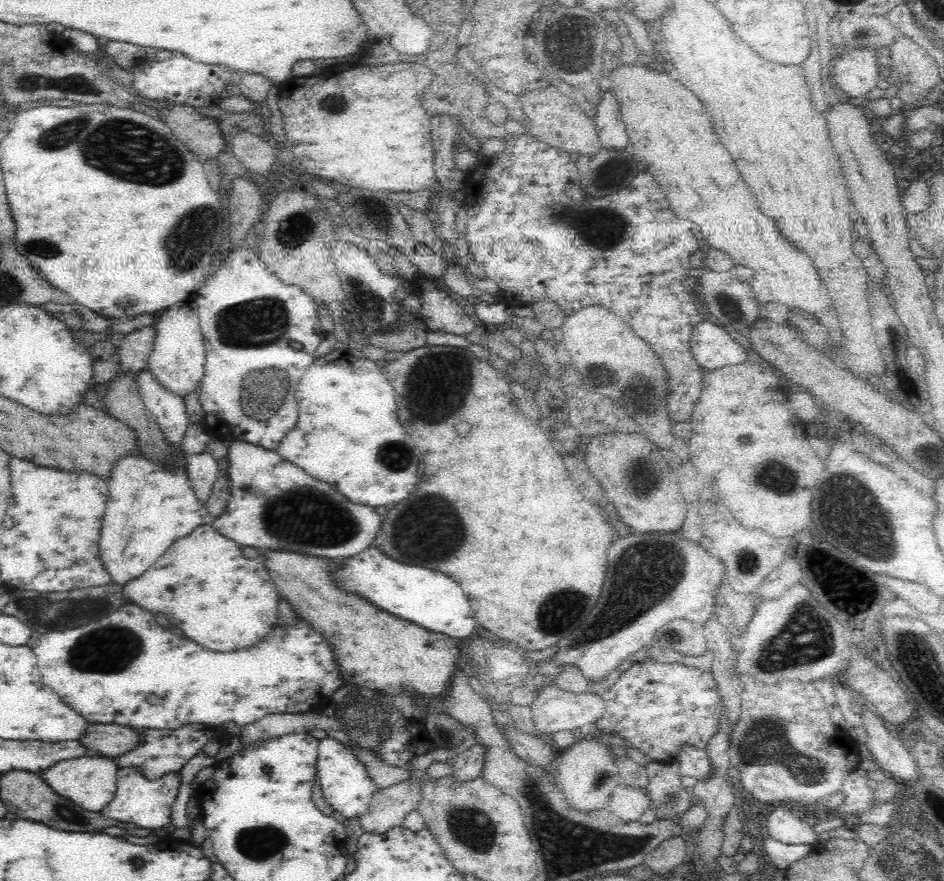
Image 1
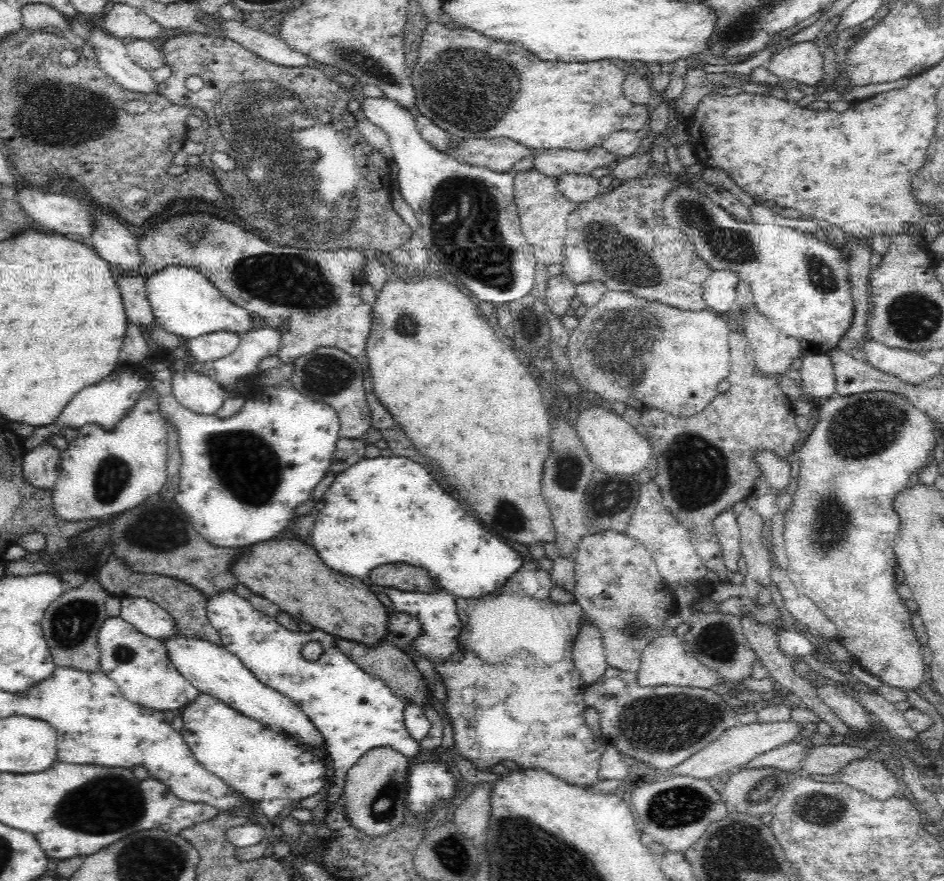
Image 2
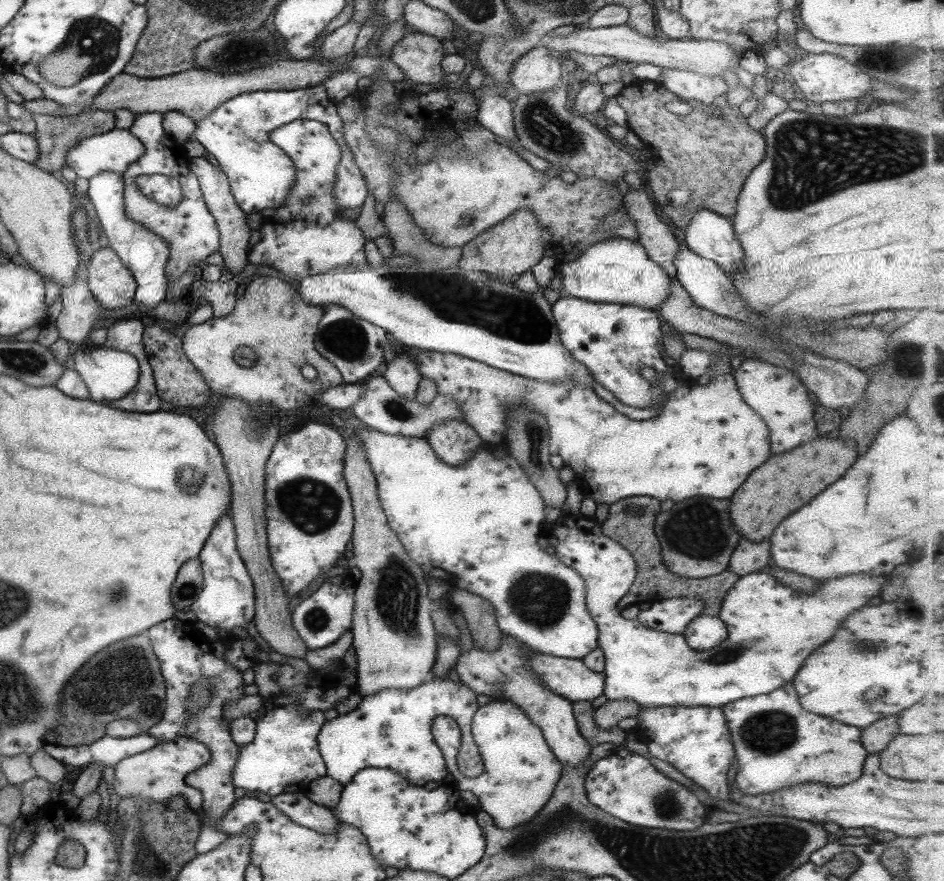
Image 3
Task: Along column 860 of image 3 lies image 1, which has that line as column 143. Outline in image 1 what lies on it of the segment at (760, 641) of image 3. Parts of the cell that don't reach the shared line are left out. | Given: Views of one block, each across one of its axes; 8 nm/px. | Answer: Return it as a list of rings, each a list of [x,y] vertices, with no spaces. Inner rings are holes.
[[[211,524],[200,525],[194,534],[174,542],[146,574],[127,582],[124,596],[152,614],[162,612],[185,636],[214,652],[250,648],[276,626],[280,598],[264,564],[244,558],[238,545],[222,538]]]

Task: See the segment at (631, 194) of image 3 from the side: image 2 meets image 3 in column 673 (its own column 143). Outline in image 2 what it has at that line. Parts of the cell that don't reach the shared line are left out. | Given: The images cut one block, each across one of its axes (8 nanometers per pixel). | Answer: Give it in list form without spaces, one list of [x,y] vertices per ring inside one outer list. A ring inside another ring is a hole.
[[[208,214],[180,218],[172,216],[168,222],[154,227],[138,239],[138,249],[144,257],[144,267],[139,271],[144,279],[170,266],[193,267],[225,298],[258,318],[260,326],[271,326],[278,331],[281,320],[287,320],[289,330],[282,335],[277,354],[282,364],[293,366],[298,358],[318,346],[336,347],[354,356],[364,371],[364,388],[372,425],[379,428],[383,438],[388,440],[392,454],[406,458],[420,456],[374,393],[366,354],[373,308],[360,298],[360,290],[366,284],[366,264],[359,251],[298,250],[270,246],[238,226]],[[192,230],[199,236],[195,241],[190,241]]]

